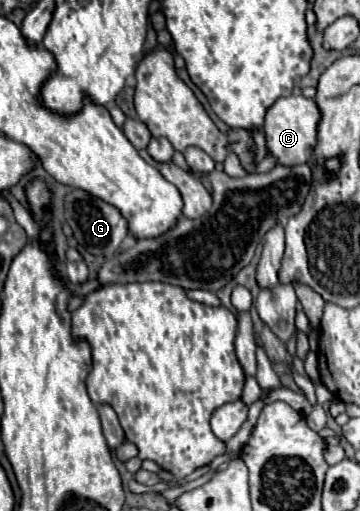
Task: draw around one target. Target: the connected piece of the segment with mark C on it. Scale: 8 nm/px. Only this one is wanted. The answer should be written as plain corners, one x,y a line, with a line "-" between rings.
291,94
287,98
275,100
275,106
267,110
267,118
263,122
267,154
273,156
281,166
299,166
307,162
313,154
319,118
321,118
319,108
311,98
305,98
301,94

